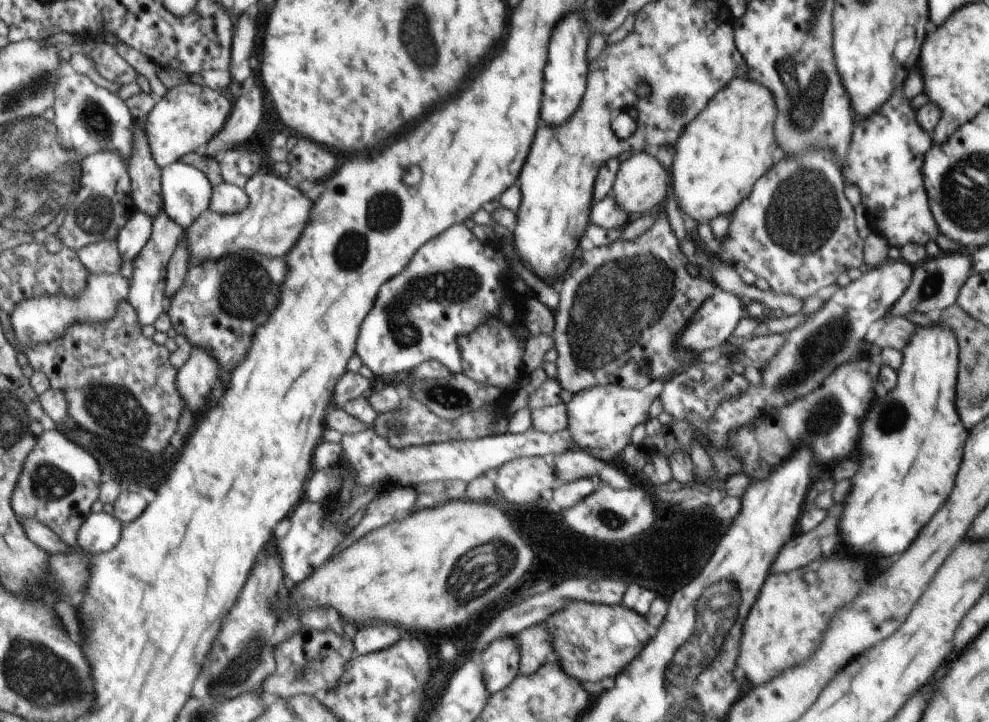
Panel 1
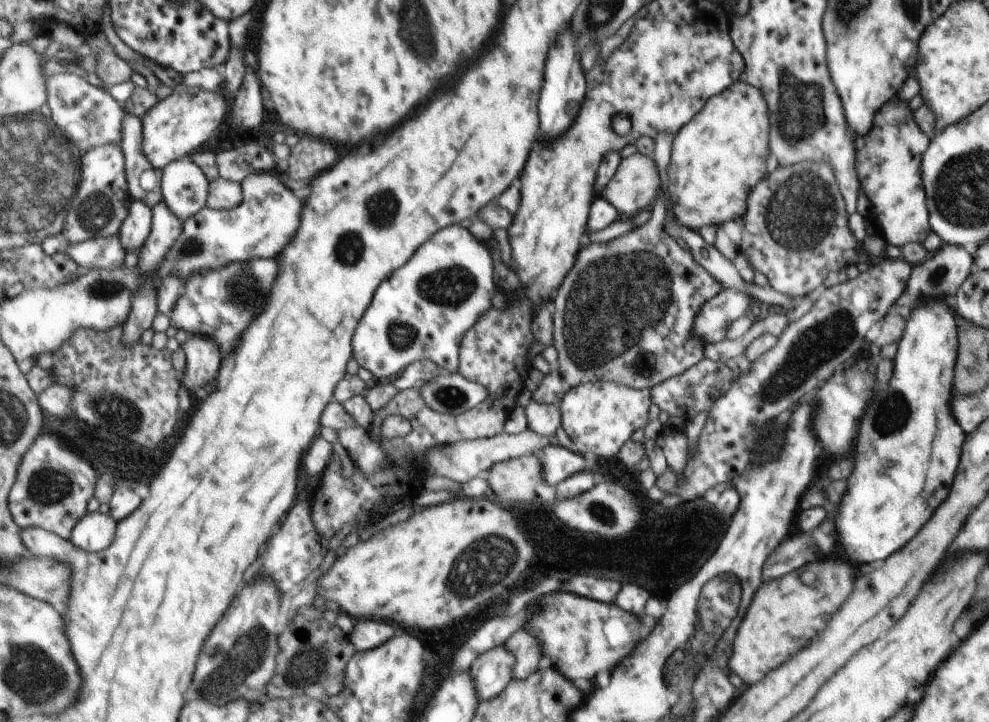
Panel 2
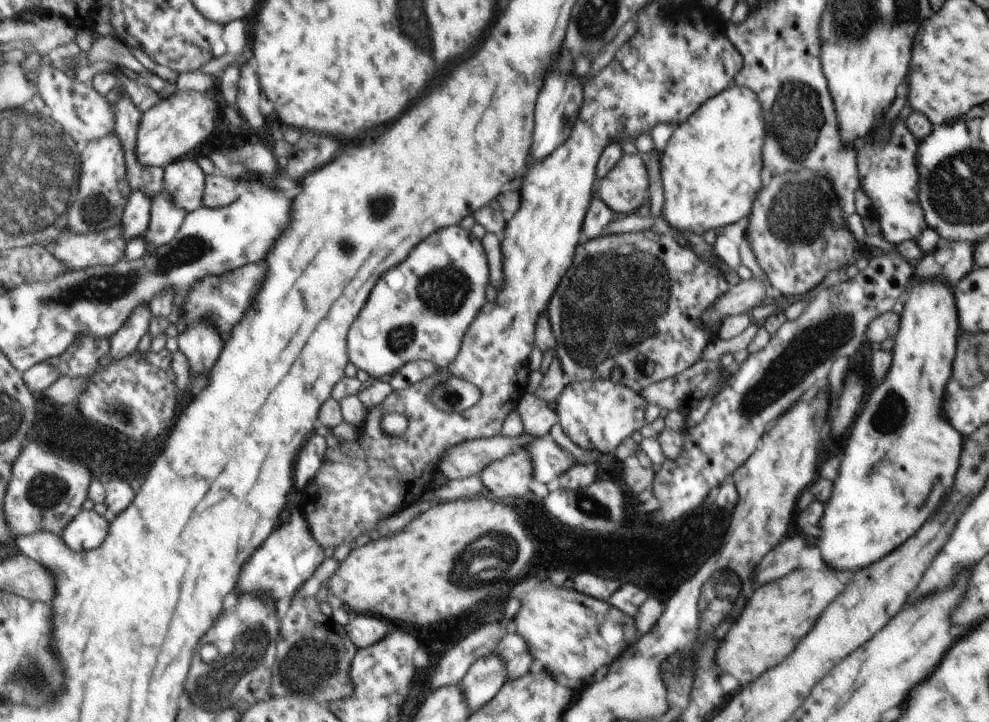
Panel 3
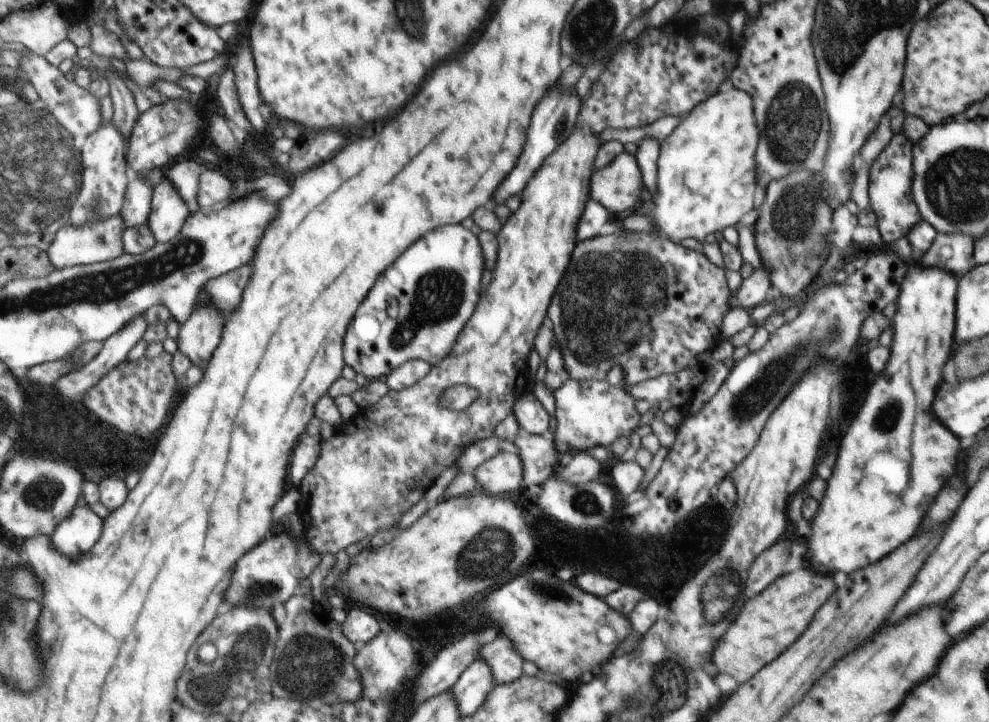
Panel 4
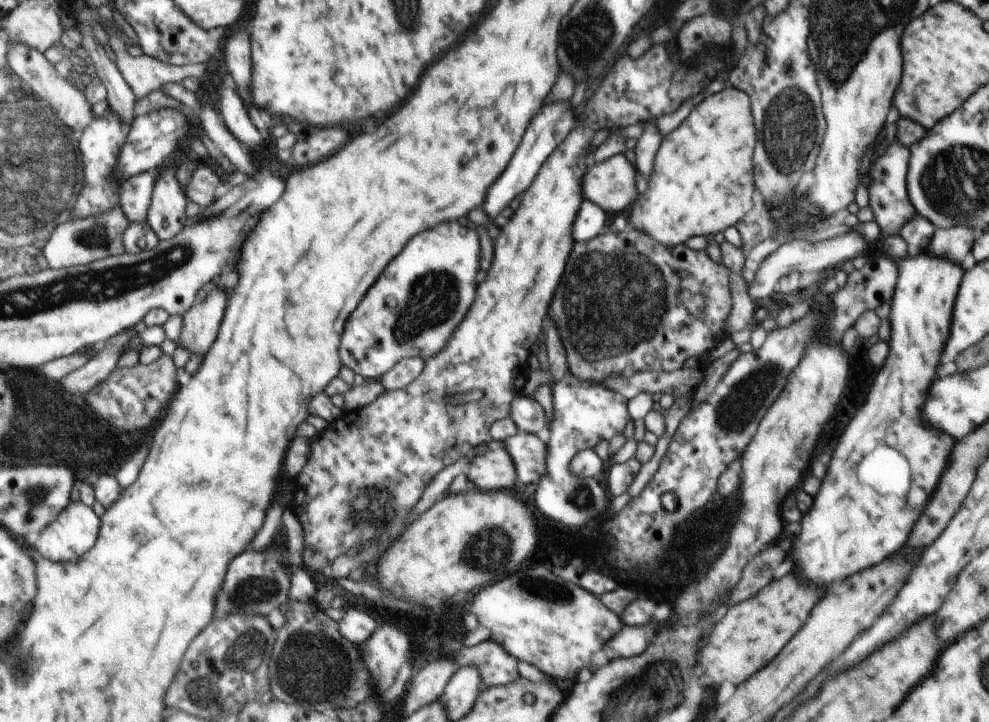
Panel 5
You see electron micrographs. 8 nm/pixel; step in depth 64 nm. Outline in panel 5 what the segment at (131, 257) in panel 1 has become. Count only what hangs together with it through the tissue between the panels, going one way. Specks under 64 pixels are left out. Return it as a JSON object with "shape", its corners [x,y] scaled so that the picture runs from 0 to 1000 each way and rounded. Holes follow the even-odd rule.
{"shape":[[[144,238],[124,251],[122,258],[123,281],[121,287],[126,294],[130,307],[147,307],[152,298],[155,274],[155,260],[159,255],[151,238]]]}

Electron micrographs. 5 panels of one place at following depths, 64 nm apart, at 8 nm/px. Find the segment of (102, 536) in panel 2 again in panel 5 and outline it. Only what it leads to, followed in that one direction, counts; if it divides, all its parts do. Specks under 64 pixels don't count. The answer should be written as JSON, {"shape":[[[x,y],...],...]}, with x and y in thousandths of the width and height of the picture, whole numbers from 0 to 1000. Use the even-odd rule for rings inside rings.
{"shape":[[[84,694],[73,695],[66,709],[60,715],[54,726],[50,726],[39,748],[35,751],[34,762],[39,762],[43,770],[48,770],[54,778],[76,778],[82,776],[86,770],[86,765],[90,765],[100,742],[100,731],[103,729],[103,717],[96,712],[96,706]]]}

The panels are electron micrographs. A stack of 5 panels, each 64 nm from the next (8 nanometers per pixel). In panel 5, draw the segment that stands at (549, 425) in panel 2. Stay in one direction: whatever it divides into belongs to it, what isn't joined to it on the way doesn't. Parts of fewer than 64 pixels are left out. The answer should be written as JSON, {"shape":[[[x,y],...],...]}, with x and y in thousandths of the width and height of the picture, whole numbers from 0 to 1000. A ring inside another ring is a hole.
{"shape":[[[524,546],[516,560],[515,579],[527,600],[542,601],[551,591],[553,582],[547,562],[539,550]]]}

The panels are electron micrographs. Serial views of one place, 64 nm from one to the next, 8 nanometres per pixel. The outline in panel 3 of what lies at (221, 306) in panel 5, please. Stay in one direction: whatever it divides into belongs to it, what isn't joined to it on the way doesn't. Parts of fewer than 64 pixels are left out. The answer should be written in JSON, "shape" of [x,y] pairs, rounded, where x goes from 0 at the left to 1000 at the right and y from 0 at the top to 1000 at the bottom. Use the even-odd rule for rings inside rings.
{"shape":[[[207,443],[188,450],[179,474],[180,482],[191,497],[194,518],[209,518],[225,485],[225,467],[221,456]]]}

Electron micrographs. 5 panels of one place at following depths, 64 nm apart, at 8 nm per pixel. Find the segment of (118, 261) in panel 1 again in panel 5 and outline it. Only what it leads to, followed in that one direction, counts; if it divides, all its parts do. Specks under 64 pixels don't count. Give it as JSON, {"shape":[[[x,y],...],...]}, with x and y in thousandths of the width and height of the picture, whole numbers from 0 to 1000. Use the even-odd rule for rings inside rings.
{"shape":[[[121,285],[110,294],[104,294],[103,298],[86,302],[86,305],[73,302],[64,310],[57,312],[56,327],[52,327],[52,335],[48,338],[48,343],[41,343],[41,346],[53,373],[89,367],[109,355],[120,355],[126,350],[124,327],[130,312],[130,303]]]}

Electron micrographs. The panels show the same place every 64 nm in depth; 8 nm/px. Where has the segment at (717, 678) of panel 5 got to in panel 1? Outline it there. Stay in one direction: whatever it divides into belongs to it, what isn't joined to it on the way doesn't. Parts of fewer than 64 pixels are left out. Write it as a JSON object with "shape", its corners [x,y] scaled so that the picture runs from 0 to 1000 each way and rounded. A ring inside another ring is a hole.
{"shape":[[[836,770],[828,784],[820,781],[820,787],[810,785],[798,795],[778,794],[755,849],[754,863],[751,864],[746,922],[747,928],[751,928],[753,942],[759,947],[776,947],[782,936],[794,931],[794,925],[812,911],[819,911],[816,906],[830,886],[830,878],[836,870],[840,853],[854,837],[860,837],[865,823],[873,821],[873,783],[874,776],[848,776]],[[824,787],[828,795],[826,801],[818,795],[818,803],[836,803],[834,825],[828,814],[820,814],[814,809],[814,792],[824,792]],[[842,803],[850,803],[850,809],[842,809]]]}

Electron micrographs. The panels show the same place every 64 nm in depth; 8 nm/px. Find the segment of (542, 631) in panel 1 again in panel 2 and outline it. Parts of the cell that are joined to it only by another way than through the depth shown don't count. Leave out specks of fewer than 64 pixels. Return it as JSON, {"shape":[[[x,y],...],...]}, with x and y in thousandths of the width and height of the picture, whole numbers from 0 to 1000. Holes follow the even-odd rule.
{"shape":[[[527,871],[523,875],[519,875],[513,886],[510,886],[509,895],[517,903],[519,914],[522,916],[520,922],[520,939],[521,940],[530,940],[533,939],[536,934],[539,934],[543,928],[543,920],[545,914],[549,910],[547,906],[547,898],[545,898],[545,889],[535,878],[535,873]]]}

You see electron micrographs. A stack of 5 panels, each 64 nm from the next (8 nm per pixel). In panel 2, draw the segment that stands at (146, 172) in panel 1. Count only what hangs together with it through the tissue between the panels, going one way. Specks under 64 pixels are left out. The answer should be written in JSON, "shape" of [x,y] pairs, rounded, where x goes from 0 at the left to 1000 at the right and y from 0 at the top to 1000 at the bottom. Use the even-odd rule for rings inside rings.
{"shape":[[[128,157],[127,170],[124,172],[124,199],[122,204],[127,215],[127,238],[130,249],[132,269],[135,277],[148,278],[153,288],[157,288],[161,280],[165,280],[163,262],[158,266],[145,260],[143,244],[147,238],[153,238],[158,231],[147,216],[146,172],[144,163]]]}

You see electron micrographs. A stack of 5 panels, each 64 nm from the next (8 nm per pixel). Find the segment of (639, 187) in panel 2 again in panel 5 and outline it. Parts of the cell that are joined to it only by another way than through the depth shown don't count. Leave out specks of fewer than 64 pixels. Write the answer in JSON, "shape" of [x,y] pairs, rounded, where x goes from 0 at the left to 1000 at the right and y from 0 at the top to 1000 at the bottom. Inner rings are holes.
{"shape":[[[630,212],[618,216],[610,224],[598,227],[594,249],[589,249],[589,271],[596,280],[606,283],[610,294],[624,299],[626,291],[637,288],[642,274],[642,235],[632,222]]]}

